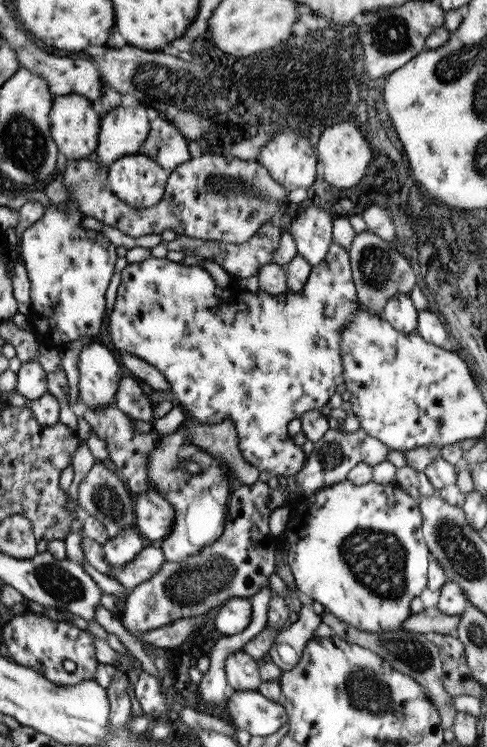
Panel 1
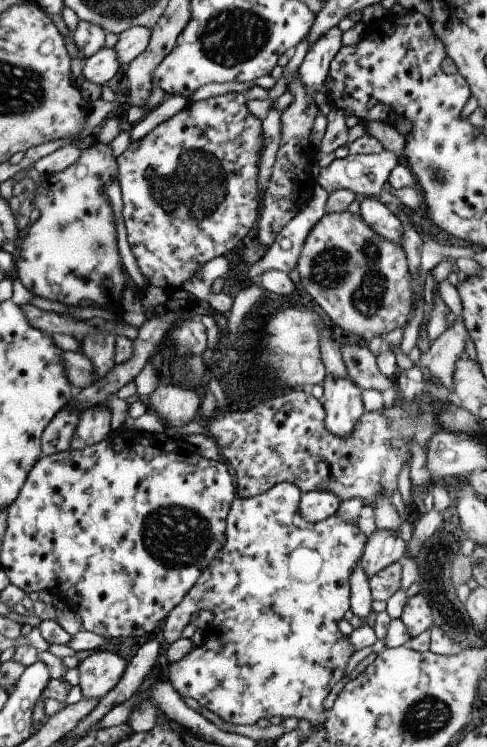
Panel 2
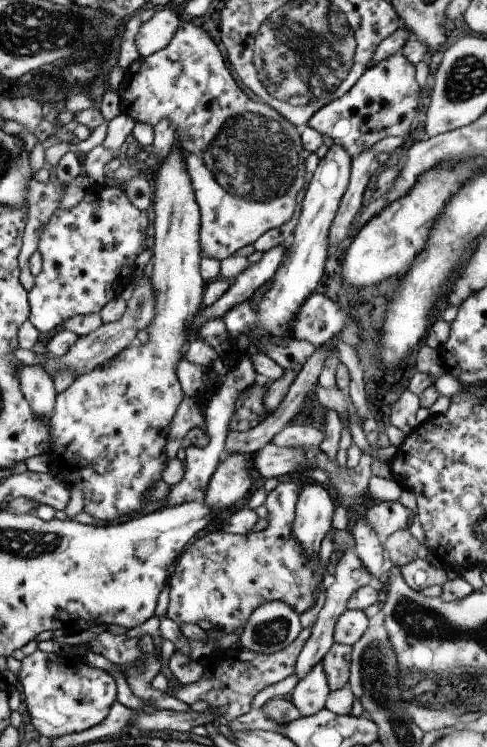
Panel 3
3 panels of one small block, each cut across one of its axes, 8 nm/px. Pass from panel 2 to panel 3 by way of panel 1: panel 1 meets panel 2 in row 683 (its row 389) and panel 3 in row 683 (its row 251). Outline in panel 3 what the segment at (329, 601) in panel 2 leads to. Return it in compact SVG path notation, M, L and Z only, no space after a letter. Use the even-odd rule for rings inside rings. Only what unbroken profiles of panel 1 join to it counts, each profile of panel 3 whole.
M333 643L320 660L329 692L338 691L348 684L350 652L349 645Z

